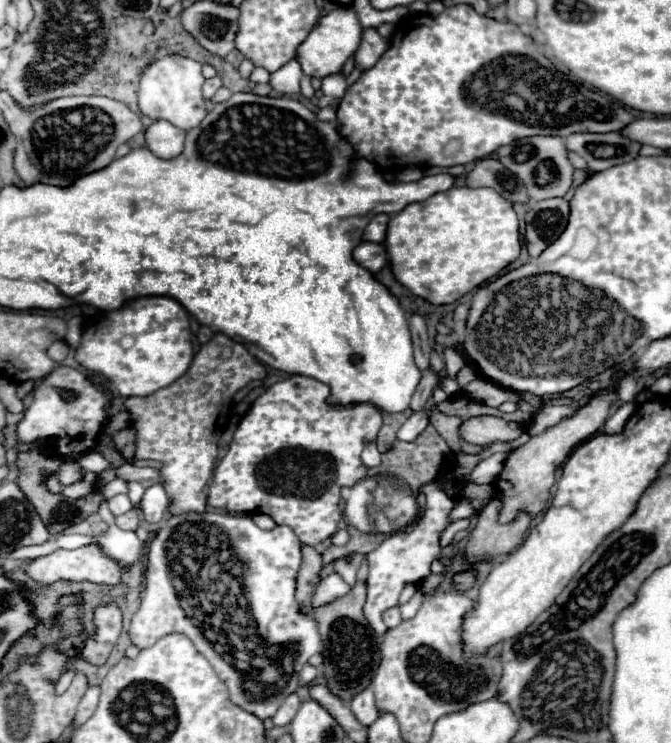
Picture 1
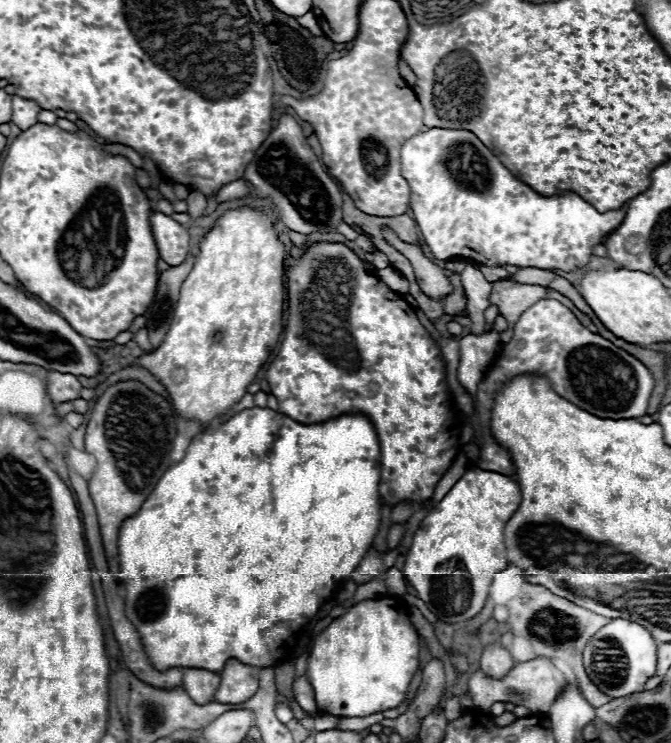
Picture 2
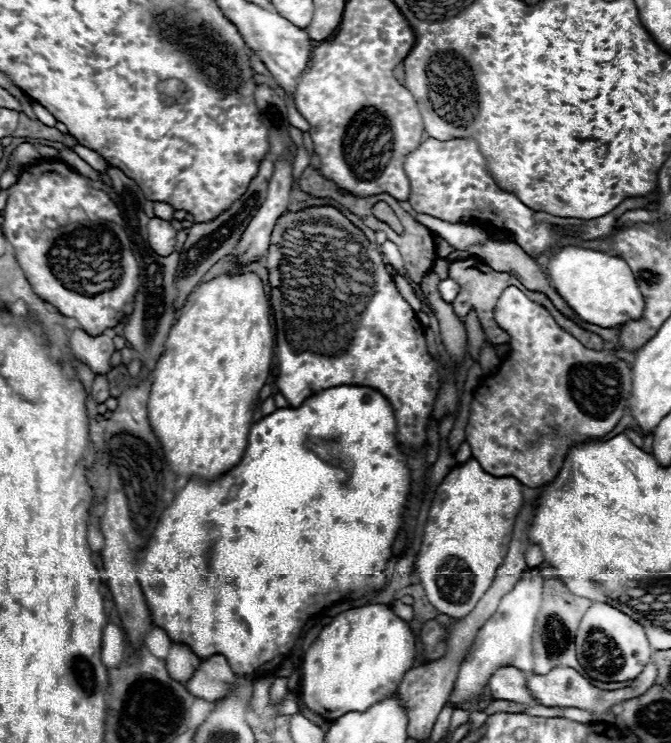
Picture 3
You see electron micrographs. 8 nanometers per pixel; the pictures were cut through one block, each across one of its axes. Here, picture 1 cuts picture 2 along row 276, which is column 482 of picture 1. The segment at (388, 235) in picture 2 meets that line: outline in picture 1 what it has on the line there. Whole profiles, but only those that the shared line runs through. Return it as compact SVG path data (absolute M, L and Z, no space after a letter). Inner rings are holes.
M496 416L468 418L460 428L460 436L468 444L476 444L476 446L490 446L494 442L512 442L522 432L524 432L522 426L514 422L506 422Z

